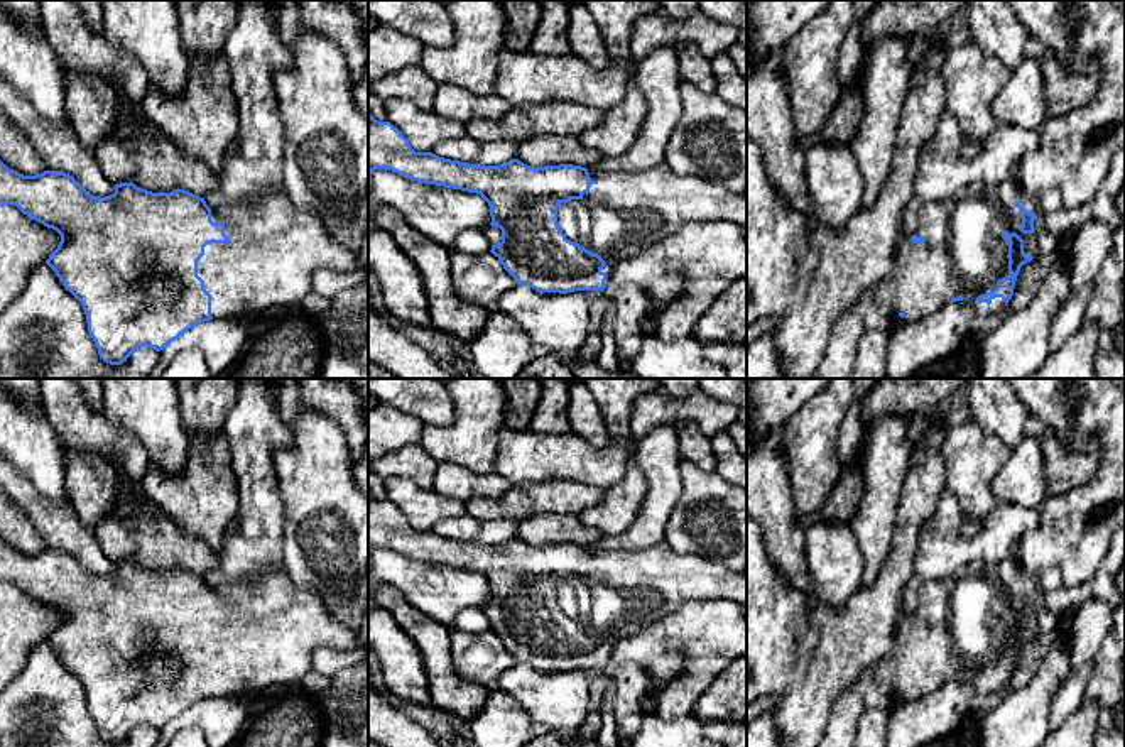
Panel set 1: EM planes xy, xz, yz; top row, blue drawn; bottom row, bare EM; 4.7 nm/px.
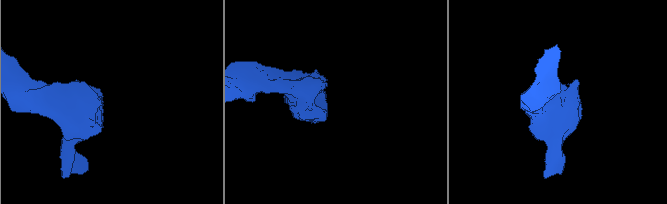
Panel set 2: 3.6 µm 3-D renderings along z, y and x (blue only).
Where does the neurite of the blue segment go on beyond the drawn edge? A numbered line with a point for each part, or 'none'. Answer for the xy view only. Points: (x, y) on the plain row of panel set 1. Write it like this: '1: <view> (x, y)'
1: xy (276, 626)

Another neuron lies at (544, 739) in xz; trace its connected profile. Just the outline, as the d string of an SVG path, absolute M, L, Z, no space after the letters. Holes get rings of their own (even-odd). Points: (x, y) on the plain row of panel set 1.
M542 730L534 740L525 747L568 747L557 732Z

